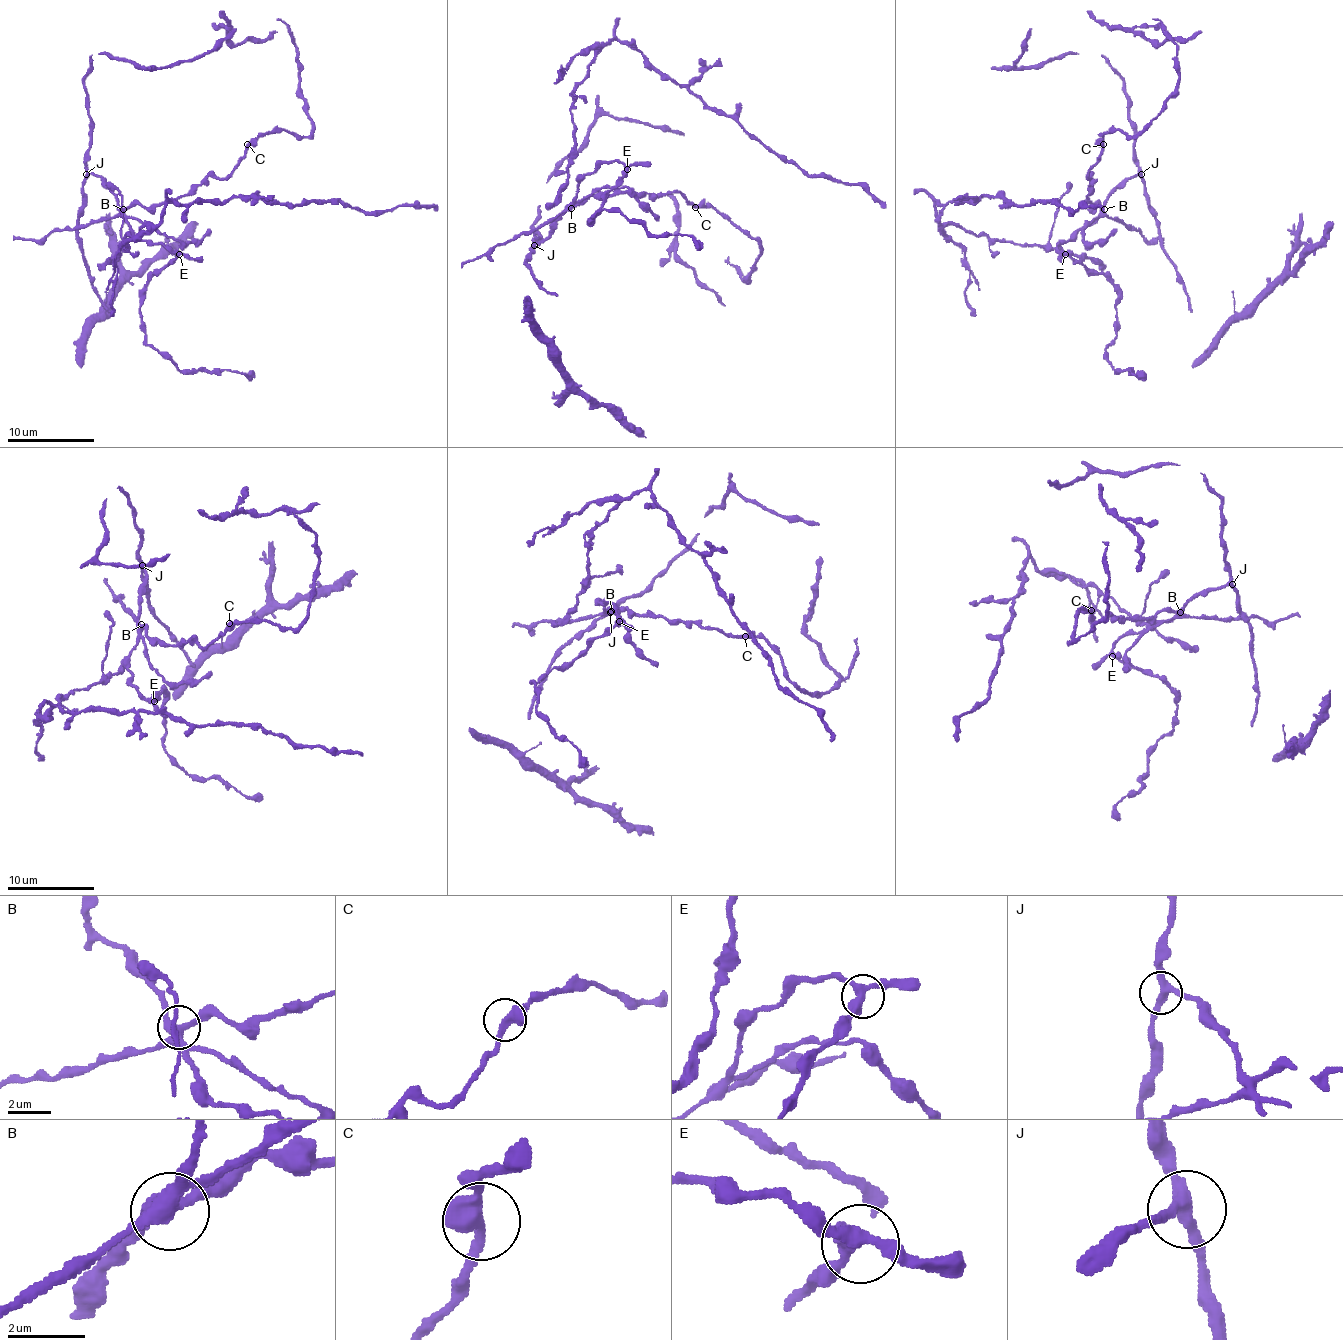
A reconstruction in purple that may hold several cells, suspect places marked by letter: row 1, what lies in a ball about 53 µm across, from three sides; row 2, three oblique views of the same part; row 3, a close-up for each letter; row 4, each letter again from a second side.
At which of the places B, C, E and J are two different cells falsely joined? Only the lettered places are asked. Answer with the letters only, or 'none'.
none

